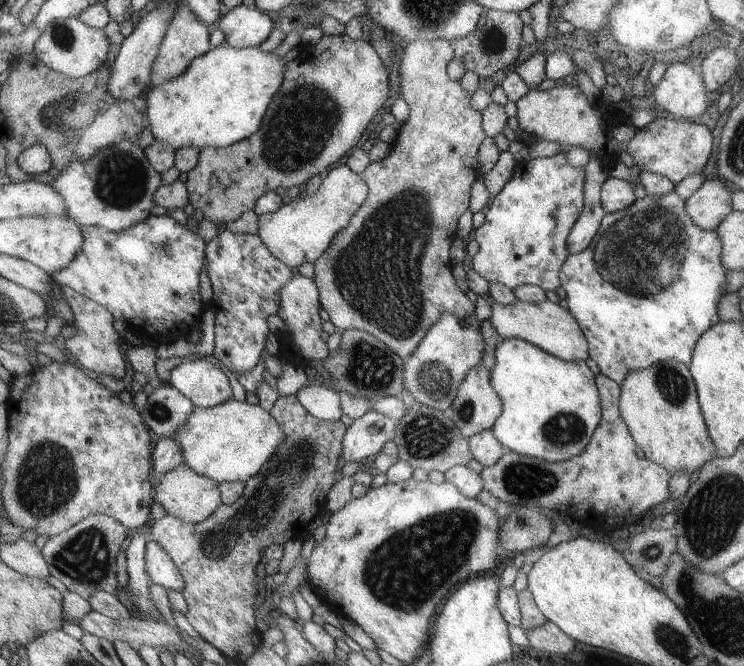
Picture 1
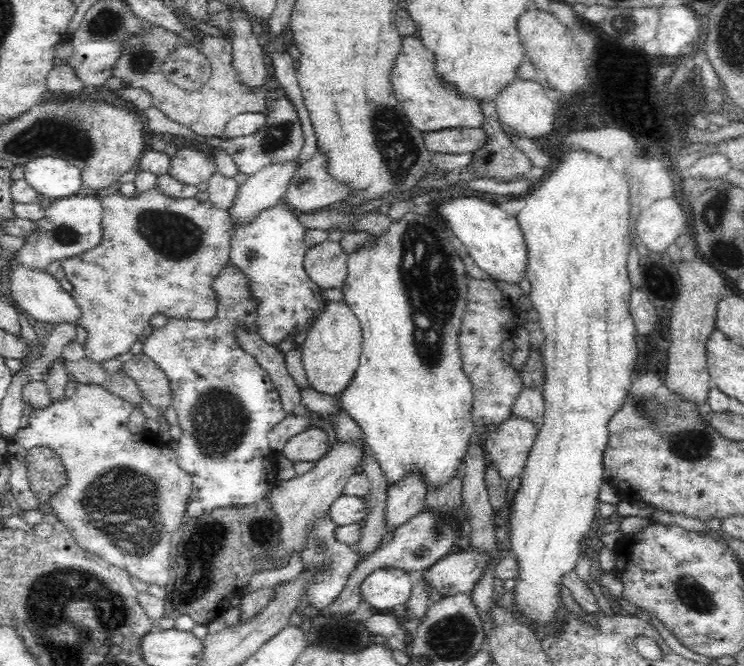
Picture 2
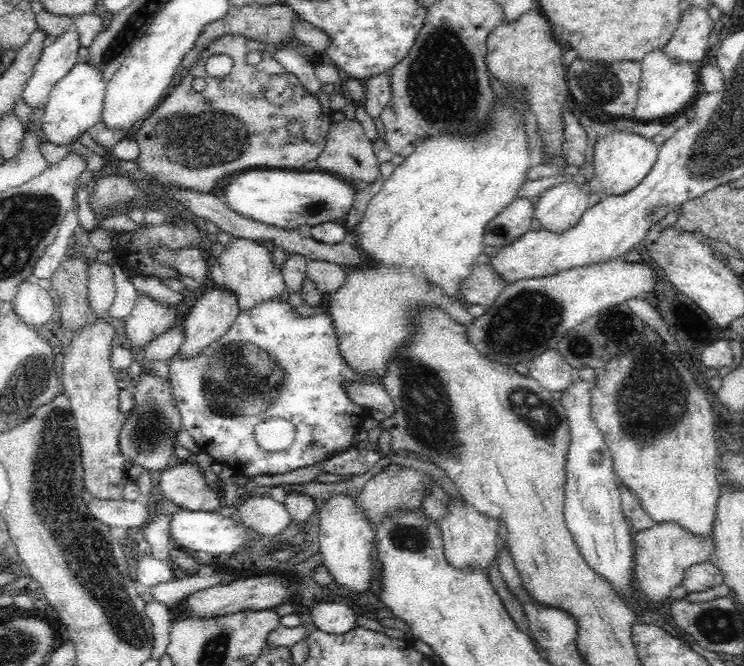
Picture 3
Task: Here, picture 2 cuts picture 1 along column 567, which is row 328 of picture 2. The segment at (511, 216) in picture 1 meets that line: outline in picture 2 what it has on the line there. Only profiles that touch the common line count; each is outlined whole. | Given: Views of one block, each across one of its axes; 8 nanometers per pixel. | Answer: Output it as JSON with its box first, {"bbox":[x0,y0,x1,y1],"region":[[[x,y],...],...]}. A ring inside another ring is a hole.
{"bbox":[142,264,288,520],"region":[[[228,264],[212,282],[212,288],[218,296],[218,314],[214,320],[206,320],[206,322],[190,322],[190,320],[170,320],[170,324],[164,328],[164,330],[152,330],[152,334],[148,338],[142,340],[142,350],[144,354],[154,360],[158,364],[158,368],[164,370],[164,374],[168,376],[170,380],[170,388],[172,388],[172,406],[174,406],[174,414],[178,416],[178,426],[182,430],[182,436],[178,440],[178,450],[176,450],[176,458],[178,458],[178,466],[192,478],[192,496],[188,498],[188,508],[186,508],[186,514],[190,520],[202,516],[202,514],[208,514],[208,512],[214,512],[218,508],[242,508],[242,506],[250,506],[250,504],[256,504],[256,502],[262,502],[266,498],[270,498],[270,492],[274,488],[274,484],[278,482],[276,478],[276,464],[278,464],[278,452],[272,452],[272,446],[270,446],[270,432],[276,424],[280,424],[288,414],[284,412],[284,404],[280,400],[280,392],[278,388],[274,386],[272,382],[272,376],[256,362],[256,358],[252,354],[248,354],[244,348],[240,348],[240,344],[236,342],[236,328],[238,326],[244,326],[244,328],[250,328],[254,330],[256,334],[256,320],[258,320],[258,310],[260,310],[260,304],[256,302],[256,296],[252,296],[252,292],[248,290],[248,278],[246,274]]]}

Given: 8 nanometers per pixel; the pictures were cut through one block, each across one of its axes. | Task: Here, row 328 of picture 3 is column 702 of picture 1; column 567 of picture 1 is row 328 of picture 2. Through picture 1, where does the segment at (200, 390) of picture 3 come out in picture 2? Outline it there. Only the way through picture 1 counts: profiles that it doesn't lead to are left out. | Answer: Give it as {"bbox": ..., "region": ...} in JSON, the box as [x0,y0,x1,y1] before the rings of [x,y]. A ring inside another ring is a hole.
{"bbox":[230,202,328,348],"region":[[[284,202],[262,210],[244,226],[236,224],[232,230],[230,262],[246,274],[248,290],[260,304],[256,334],[260,334],[260,338],[274,348],[286,342],[292,334],[308,334],[312,324],[328,306],[322,296],[324,290],[310,280],[304,268],[304,256],[310,250],[304,244],[304,236],[306,228],[296,220],[296,214]]]}

